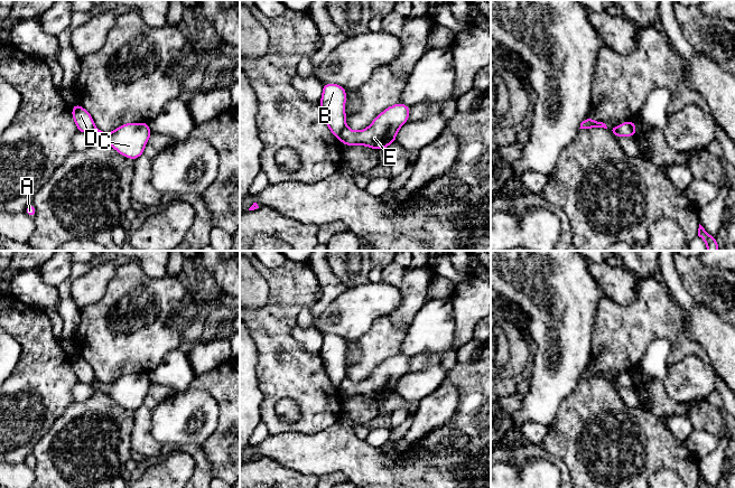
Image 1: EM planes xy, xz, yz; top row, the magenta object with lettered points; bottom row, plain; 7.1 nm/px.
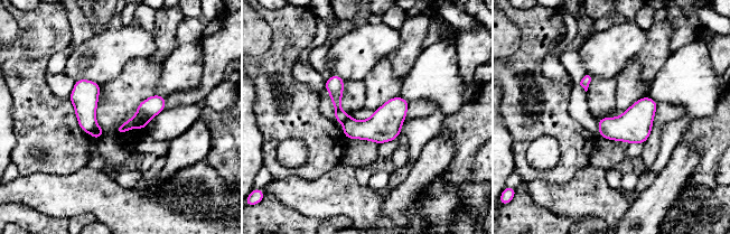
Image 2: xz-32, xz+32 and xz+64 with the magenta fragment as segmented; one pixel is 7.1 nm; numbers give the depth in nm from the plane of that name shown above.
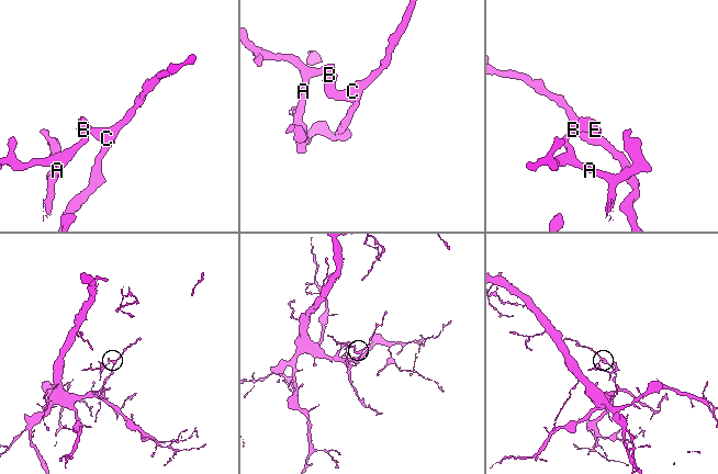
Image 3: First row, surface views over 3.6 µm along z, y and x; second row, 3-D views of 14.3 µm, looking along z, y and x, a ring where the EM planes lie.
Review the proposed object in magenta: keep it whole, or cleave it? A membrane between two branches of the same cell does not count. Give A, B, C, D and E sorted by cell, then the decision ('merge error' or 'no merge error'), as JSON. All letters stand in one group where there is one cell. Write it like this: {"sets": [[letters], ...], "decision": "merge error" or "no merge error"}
{"sets": [["A", "B", "D"], ["C", "E"]], "decision": "merge error"}

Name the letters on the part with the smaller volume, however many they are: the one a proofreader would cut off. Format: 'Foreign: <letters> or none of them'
Foreign: A, B, D

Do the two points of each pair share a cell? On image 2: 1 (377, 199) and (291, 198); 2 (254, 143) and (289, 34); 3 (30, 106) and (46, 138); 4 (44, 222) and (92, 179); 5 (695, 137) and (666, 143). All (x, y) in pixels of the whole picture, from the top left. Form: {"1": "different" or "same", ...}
{"1": "same", "2": "different", "3": "same", "4": "different", "5": "different"}

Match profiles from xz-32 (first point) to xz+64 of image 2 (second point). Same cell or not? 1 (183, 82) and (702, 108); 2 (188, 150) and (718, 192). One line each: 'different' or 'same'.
1: same
2: different

